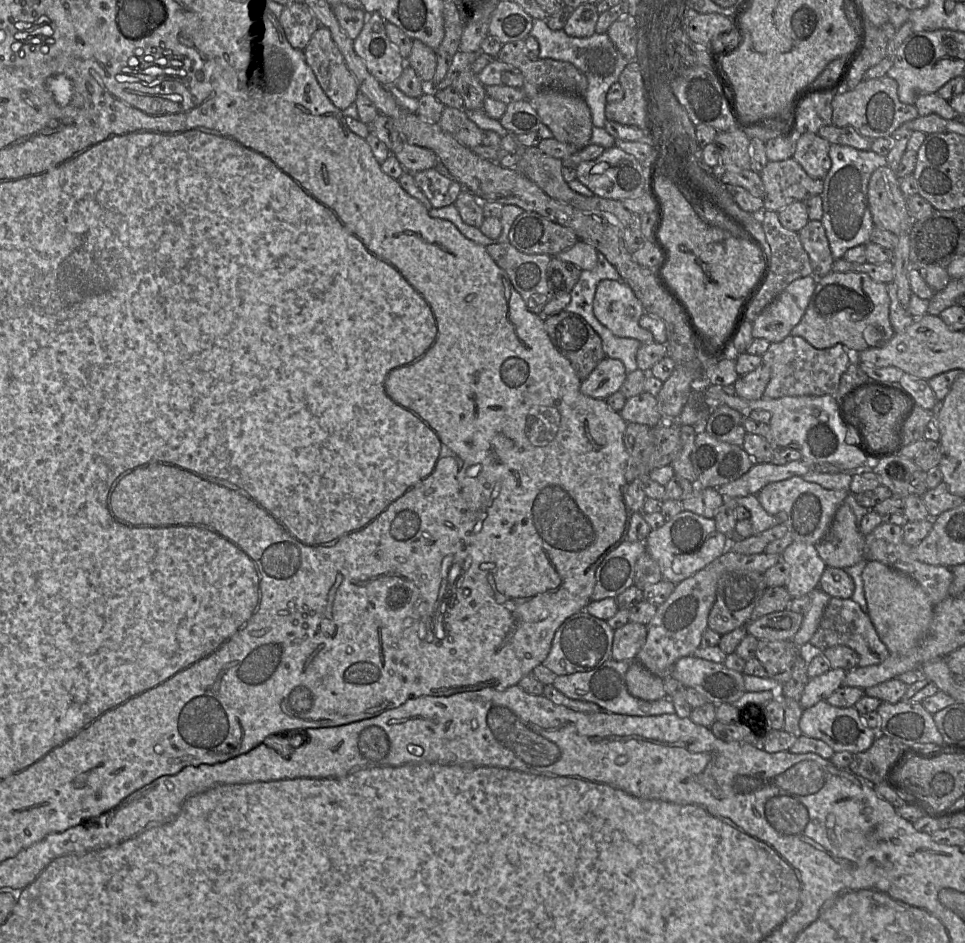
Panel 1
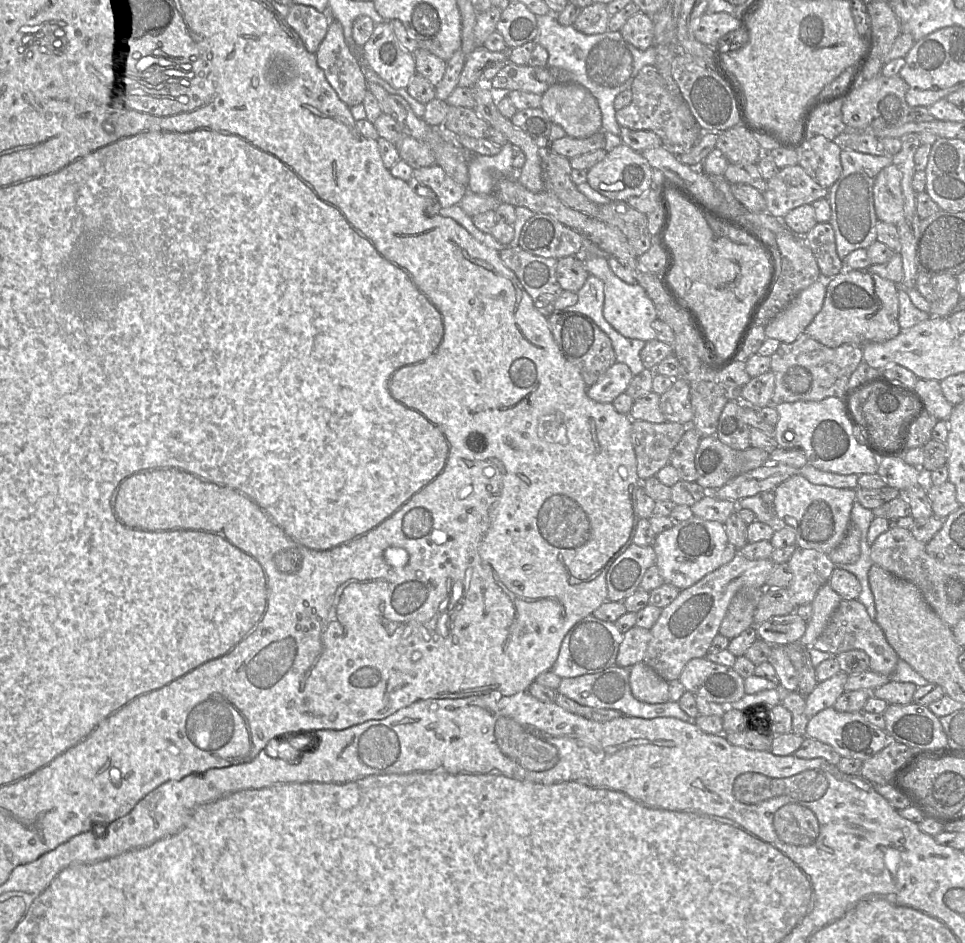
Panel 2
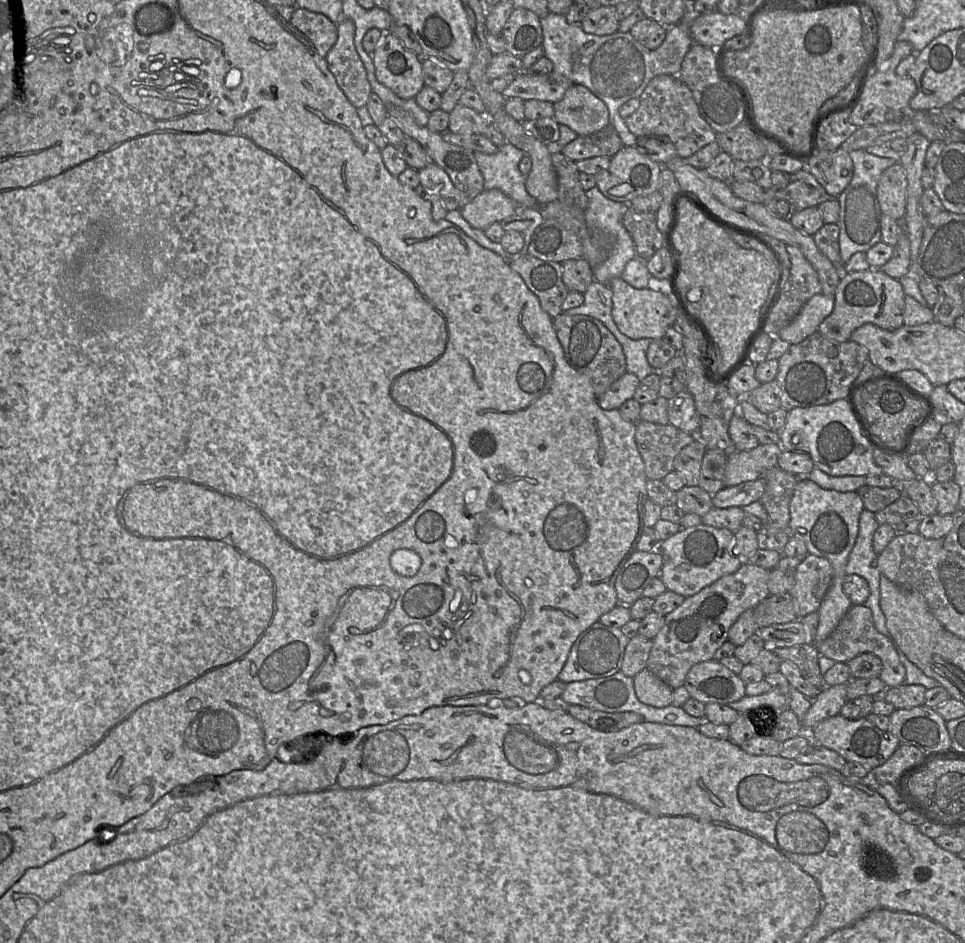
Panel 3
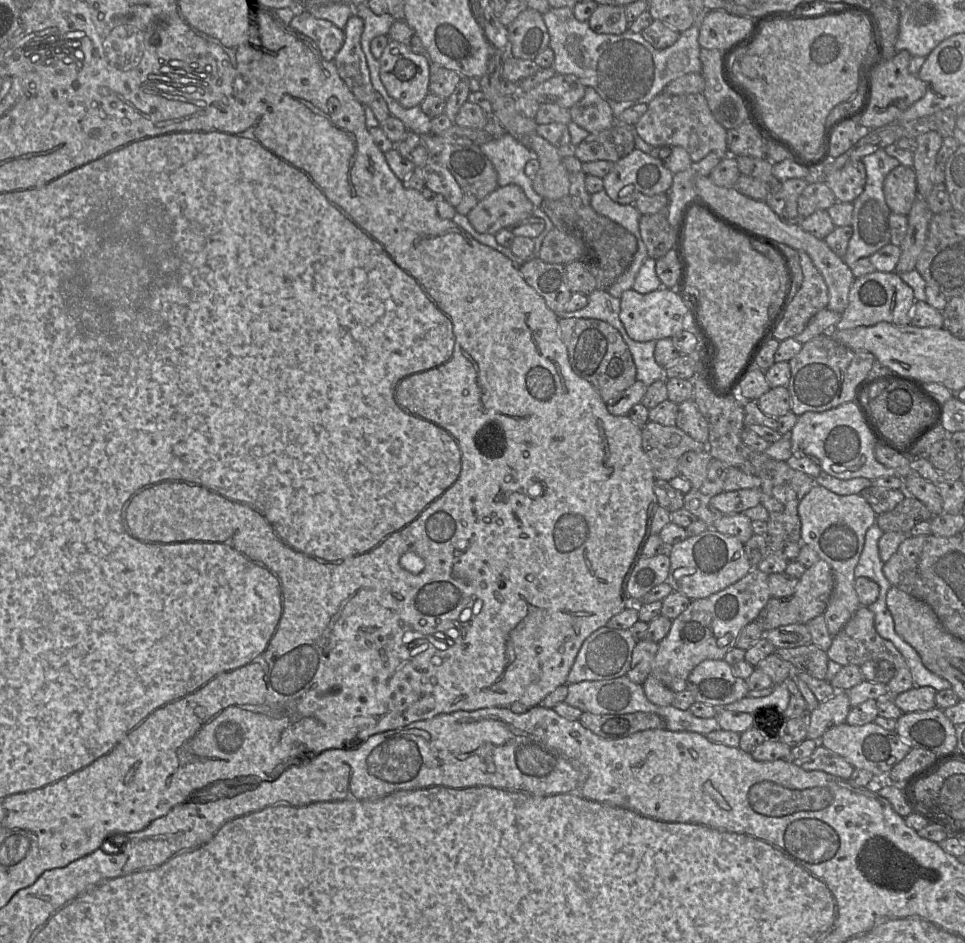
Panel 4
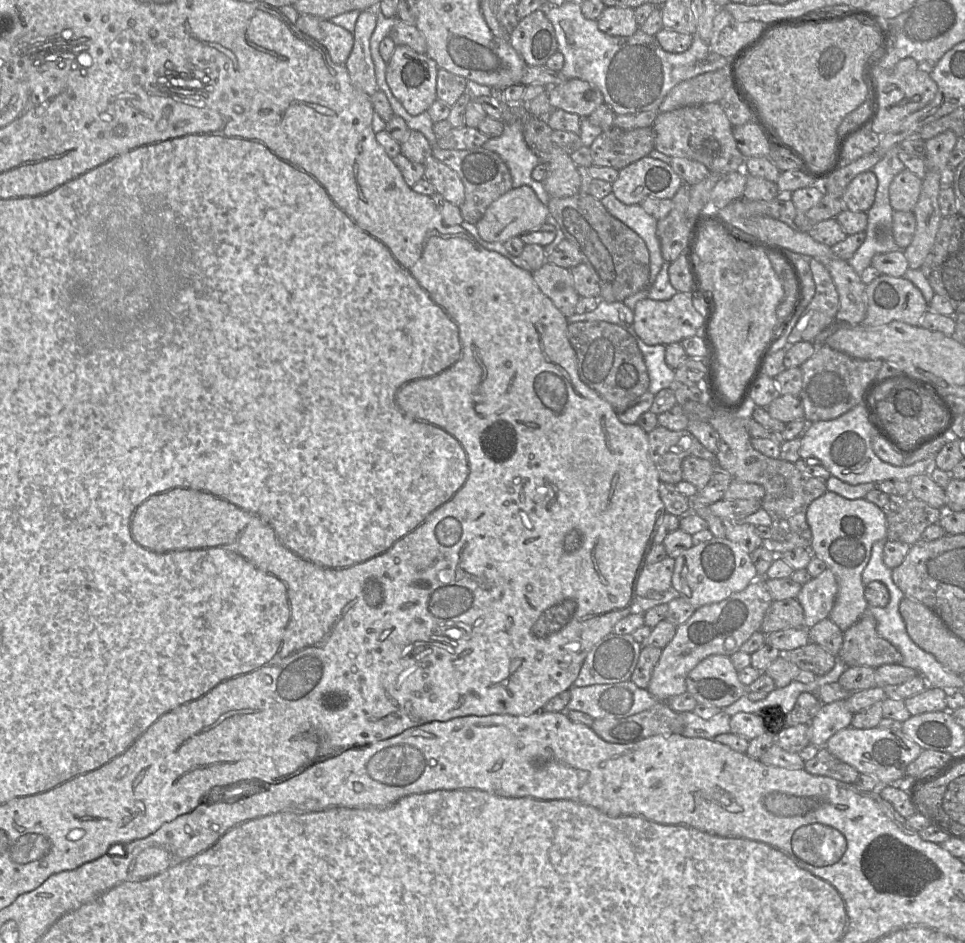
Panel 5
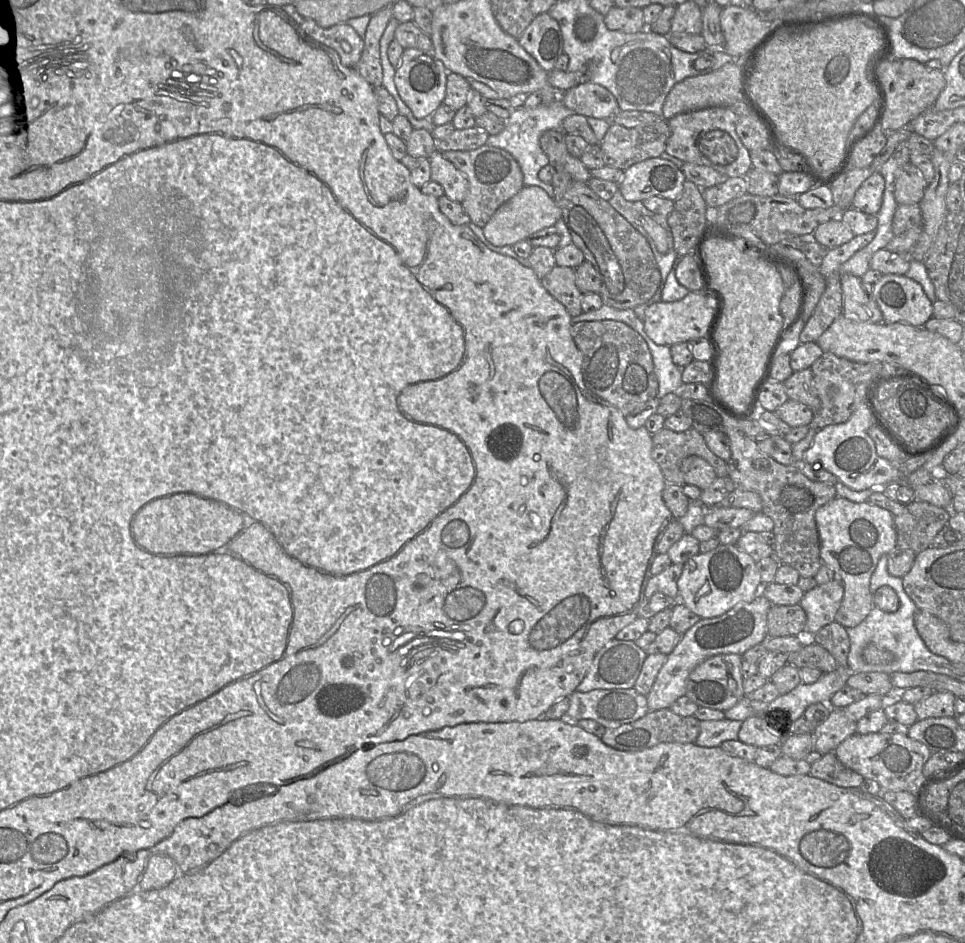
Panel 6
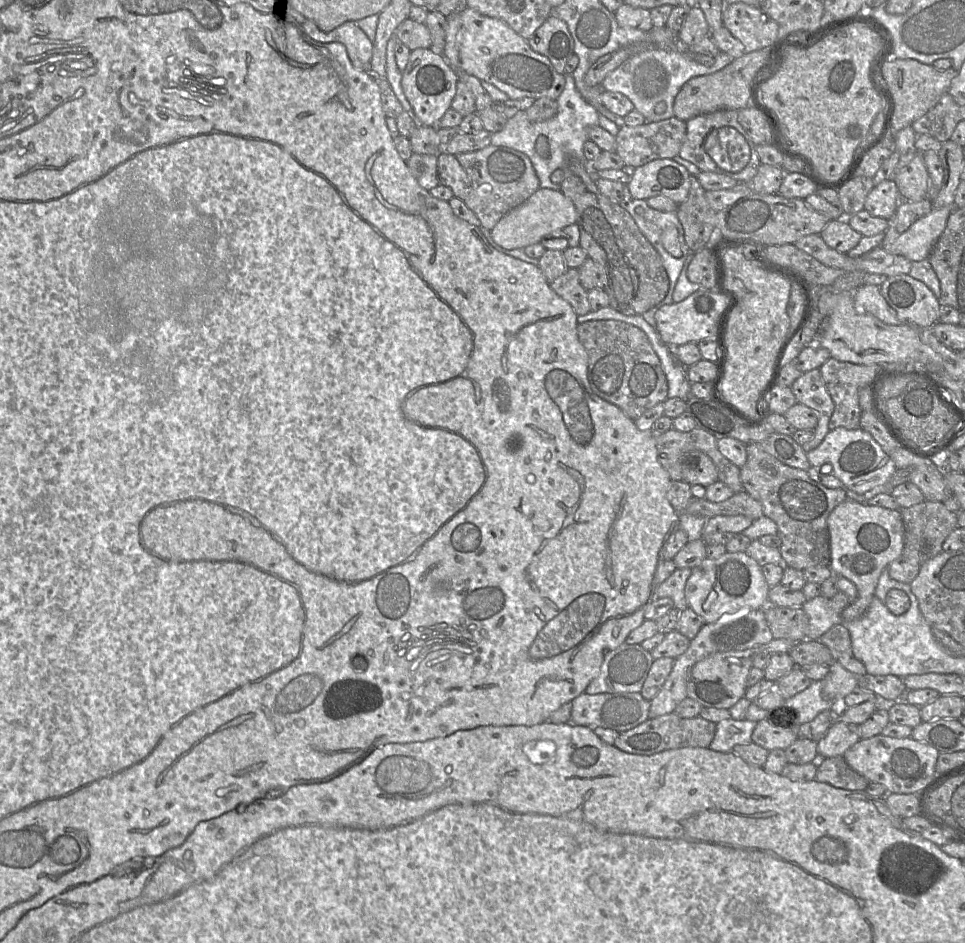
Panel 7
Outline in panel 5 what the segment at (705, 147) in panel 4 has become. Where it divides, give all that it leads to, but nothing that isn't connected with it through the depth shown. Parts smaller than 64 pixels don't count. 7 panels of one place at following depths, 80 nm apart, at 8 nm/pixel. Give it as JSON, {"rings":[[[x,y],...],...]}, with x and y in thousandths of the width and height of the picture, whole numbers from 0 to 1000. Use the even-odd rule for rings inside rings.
{"rings":[[[745,109],[682,119],[676,131],[679,158],[693,166],[712,168],[731,175],[738,183],[752,185],[771,180],[772,166],[764,157],[756,128]]]}

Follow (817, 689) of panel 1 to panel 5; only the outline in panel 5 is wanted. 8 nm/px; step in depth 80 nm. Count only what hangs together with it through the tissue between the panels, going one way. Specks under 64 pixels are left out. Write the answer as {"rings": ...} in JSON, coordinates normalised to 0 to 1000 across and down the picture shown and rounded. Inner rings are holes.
{"rings":[[[877,742],[852,748],[838,768],[840,773],[839,789],[847,793],[855,792],[861,780],[881,771],[883,761],[884,757],[879,753]]]}

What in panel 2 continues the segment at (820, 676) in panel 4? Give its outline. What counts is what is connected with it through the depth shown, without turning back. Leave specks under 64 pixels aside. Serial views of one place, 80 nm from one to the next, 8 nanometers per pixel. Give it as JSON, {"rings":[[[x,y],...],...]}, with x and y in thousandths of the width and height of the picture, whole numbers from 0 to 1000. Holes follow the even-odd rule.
{"rings":[[[824,681],[812,684],[812,689],[826,713],[826,734],[832,738],[836,738],[848,724],[838,686],[829,681]]]}

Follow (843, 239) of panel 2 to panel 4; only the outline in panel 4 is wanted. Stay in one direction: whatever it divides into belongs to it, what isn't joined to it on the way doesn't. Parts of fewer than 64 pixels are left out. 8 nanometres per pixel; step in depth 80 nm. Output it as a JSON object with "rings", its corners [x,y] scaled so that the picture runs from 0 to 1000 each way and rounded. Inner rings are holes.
{"rings":[[[910,158],[892,169],[897,180],[897,194],[893,205],[883,214],[884,226],[881,241],[883,250],[880,255],[878,266],[874,273],[875,278],[882,285],[892,274],[901,274],[914,262],[922,259],[922,244],[920,232],[923,226],[917,214],[915,194],[922,181],[931,177],[933,172],[917,162],[916,158]]]}

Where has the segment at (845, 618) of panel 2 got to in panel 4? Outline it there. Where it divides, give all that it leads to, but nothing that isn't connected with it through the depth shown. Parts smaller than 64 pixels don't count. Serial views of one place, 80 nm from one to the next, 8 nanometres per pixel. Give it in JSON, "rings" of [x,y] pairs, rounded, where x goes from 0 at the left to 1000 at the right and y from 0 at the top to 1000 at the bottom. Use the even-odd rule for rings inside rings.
{"rings":[[[891,643],[873,667],[863,674],[860,687],[856,690],[859,700],[872,706],[892,706],[903,700],[917,700],[927,708],[925,719],[918,725],[921,738],[928,738],[947,729],[941,705],[924,681],[914,677],[906,666],[906,651],[896,643]]]}

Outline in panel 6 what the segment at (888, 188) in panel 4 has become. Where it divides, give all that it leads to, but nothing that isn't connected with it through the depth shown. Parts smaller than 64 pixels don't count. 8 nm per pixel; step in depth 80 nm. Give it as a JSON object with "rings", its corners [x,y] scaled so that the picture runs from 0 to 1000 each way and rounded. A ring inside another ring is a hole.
{"rings":[[[941,172],[933,180],[926,195],[926,210],[931,218],[952,216],[961,196],[953,180]]]}

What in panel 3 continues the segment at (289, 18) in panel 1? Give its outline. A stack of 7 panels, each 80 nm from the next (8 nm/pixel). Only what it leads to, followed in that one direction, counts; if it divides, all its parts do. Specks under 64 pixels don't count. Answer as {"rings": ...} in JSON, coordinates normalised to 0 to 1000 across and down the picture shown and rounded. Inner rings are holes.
{"rings":[[[306,7],[299,24],[324,46],[335,62],[349,43],[349,25],[335,15]]]}

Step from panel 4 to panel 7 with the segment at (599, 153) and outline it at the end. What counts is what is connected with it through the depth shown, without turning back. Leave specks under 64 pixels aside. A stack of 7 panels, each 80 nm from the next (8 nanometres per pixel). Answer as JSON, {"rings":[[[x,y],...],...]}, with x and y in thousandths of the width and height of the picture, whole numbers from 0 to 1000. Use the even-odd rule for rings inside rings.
{"rings":[[[699,124],[658,135],[648,133],[637,144],[637,162],[653,179],[681,169],[697,169],[704,165],[711,137],[711,129]]]}

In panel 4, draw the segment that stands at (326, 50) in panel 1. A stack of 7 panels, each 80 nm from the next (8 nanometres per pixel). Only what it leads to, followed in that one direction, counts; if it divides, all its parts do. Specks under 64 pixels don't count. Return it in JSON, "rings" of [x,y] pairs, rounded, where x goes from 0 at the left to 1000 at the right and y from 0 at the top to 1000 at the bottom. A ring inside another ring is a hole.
{"rings":[[[365,16],[355,31],[356,46],[345,63],[352,83],[367,103],[376,111],[383,112],[388,93],[378,57],[374,50],[376,21]]]}

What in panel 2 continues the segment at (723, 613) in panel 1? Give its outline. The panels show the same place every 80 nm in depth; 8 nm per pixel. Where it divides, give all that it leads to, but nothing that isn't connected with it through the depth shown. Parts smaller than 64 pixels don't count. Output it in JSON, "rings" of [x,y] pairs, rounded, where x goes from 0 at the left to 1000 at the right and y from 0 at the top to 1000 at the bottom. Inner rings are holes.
{"rings":[[[771,621],[759,634],[752,652],[745,665],[745,671],[755,679],[781,664],[781,651],[792,630],[791,624]]]}

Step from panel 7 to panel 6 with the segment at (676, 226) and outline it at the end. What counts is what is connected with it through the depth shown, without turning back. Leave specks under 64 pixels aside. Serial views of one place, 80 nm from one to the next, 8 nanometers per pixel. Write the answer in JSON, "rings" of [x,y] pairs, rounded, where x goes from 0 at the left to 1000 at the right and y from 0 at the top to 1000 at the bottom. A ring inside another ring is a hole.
{"rings":[[[642,203],[630,213],[673,258],[683,283],[686,301],[704,274],[697,264],[697,250],[691,229],[672,223],[664,213],[650,213]]]}

